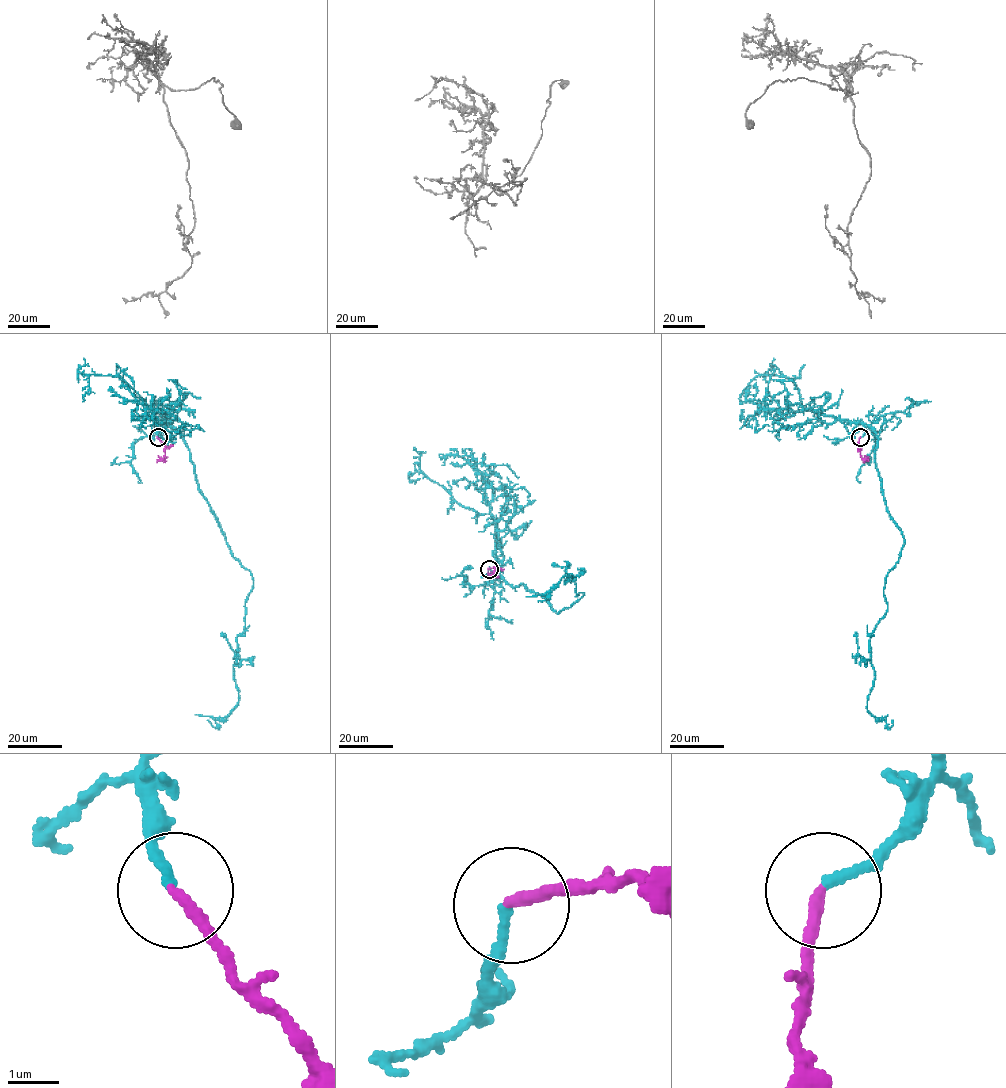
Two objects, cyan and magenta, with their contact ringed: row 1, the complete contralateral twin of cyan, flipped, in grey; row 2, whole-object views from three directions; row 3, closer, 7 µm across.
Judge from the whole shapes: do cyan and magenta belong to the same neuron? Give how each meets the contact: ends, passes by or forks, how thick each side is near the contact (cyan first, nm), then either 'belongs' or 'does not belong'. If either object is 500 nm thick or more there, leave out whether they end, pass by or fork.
cyan ends there; magenta ends there; 180 nm thick on the cyan side, 240 nm on the other; belongs

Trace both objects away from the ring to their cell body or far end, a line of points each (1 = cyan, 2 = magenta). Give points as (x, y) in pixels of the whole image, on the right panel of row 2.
1: (860, 437), (875, 433), (883, 498), (904, 539), (869, 637), (867, 710), (888, 714)
2: (860, 437), (860, 454), (867, 460), (862, 461)

